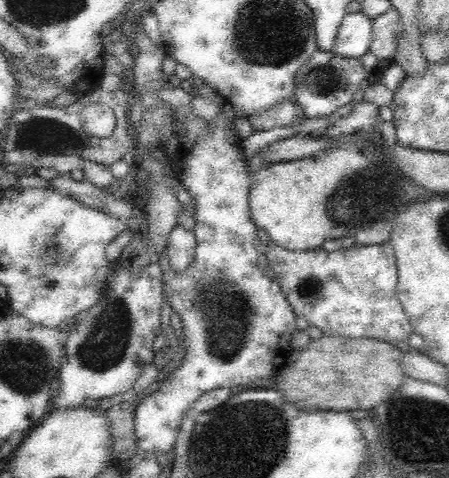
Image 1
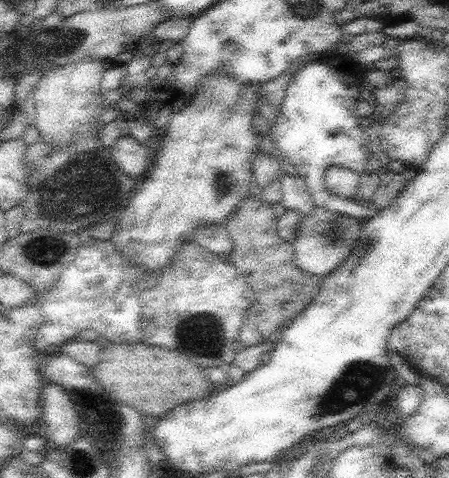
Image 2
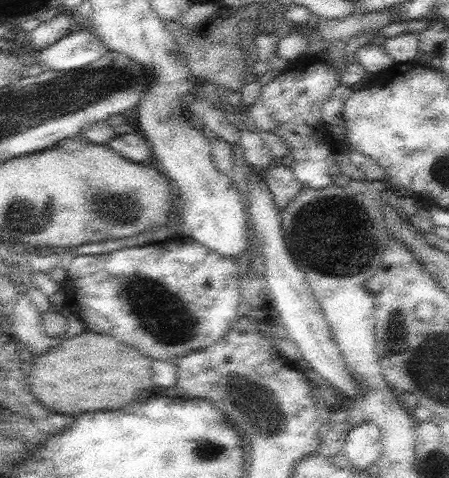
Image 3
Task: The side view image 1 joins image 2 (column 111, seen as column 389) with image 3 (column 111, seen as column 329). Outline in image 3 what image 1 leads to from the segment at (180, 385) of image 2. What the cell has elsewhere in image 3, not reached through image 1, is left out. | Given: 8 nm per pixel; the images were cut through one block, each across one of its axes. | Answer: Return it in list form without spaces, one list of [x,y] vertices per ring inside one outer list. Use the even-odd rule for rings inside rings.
[[[90,330],[60,341],[31,361],[32,371],[27,378],[34,396],[44,406],[74,418],[90,410],[98,412],[122,408],[124,404],[132,404],[142,390],[156,386],[150,366],[152,359],[130,346],[126,348],[124,356],[124,344],[118,342],[114,335]]]

